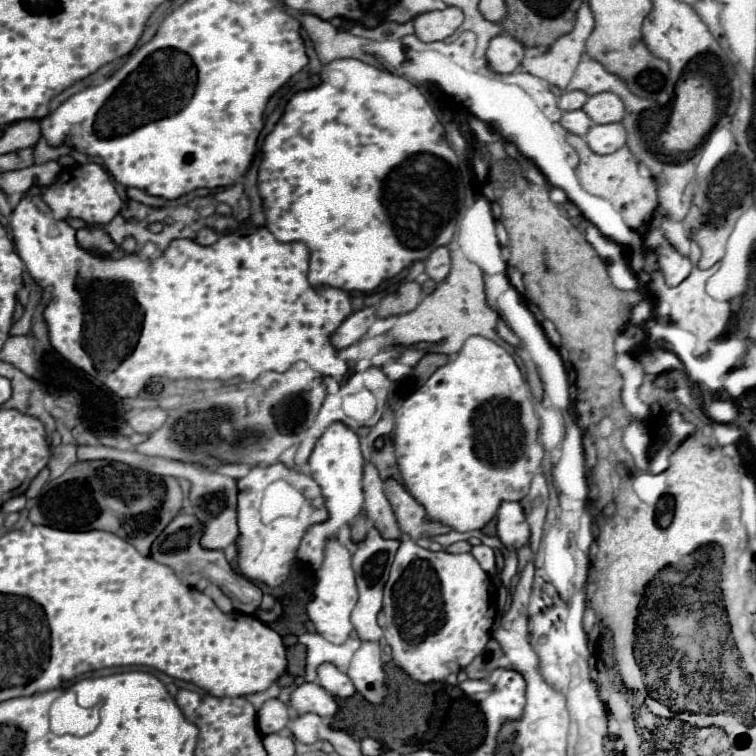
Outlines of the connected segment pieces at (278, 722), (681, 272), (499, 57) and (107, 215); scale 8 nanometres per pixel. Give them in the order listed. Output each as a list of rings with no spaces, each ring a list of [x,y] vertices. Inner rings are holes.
[[[278,698],[266,700],[264,706],[258,710],[258,728],[264,736],[284,730],[288,720],[290,720],[288,706],[284,702],[280,702]]]
[[[658,250],[658,266],[666,278],[668,286],[678,286],[684,282],[692,270],[692,264],[686,256],[676,250]]]
[[[500,34],[500,36],[492,38],[492,42],[486,50],[486,58],[494,72],[508,74],[508,72],[514,72],[522,64],[524,46],[518,40],[514,40],[512,36]]]
[[[86,164],[80,168],[74,168],[76,172],[70,172],[72,178],[68,182],[52,182],[50,186],[38,186],[38,184],[30,188],[30,196],[41,196],[50,206],[52,216],[56,220],[66,220],[68,216],[74,218],[82,218],[88,224],[108,224],[122,208],[122,200],[114,188],[114,184],[110,182],[108,172],[100,166],[100,164]]]

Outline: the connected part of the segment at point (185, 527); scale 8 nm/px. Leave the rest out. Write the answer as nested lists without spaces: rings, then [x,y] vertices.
[[[180,514],[168,524],[168,528],[152,544],[152,558],[164,566],[170,566],[186,586],[194,586],[200,578],[208,578],[232,598],[252,598],[252,594],[260,594],[260,588],[254,586],[244,576],[238,576],[232,570],[232,566],[216,566],[216,554],[200,546],[202,534],[204,534],[204,524],[194,514]]]

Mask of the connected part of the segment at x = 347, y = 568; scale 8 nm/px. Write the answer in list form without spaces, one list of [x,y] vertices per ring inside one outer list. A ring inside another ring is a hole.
[[[330,538],[324,546],[324,562],[320,570],[316,572],[318,582],[314,588],[314,598],[308,602],[308,618],[314,622],[316,632],[322,634],[326,640],[334,644],[342,644],[350,632],[352,632],[352,622],[350,622],[350,612],[358,600],[358,590],[356,590],[356,578],[352,570],[352,556],[348,548],[338,542],[336,538]]]

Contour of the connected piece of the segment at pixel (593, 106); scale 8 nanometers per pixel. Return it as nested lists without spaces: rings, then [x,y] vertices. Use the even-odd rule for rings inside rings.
[[[600,92],[596,96],[590,96],[582,110],[590,116],[594,124],[610,124],[624,118],[624,104],[612,92]]]

